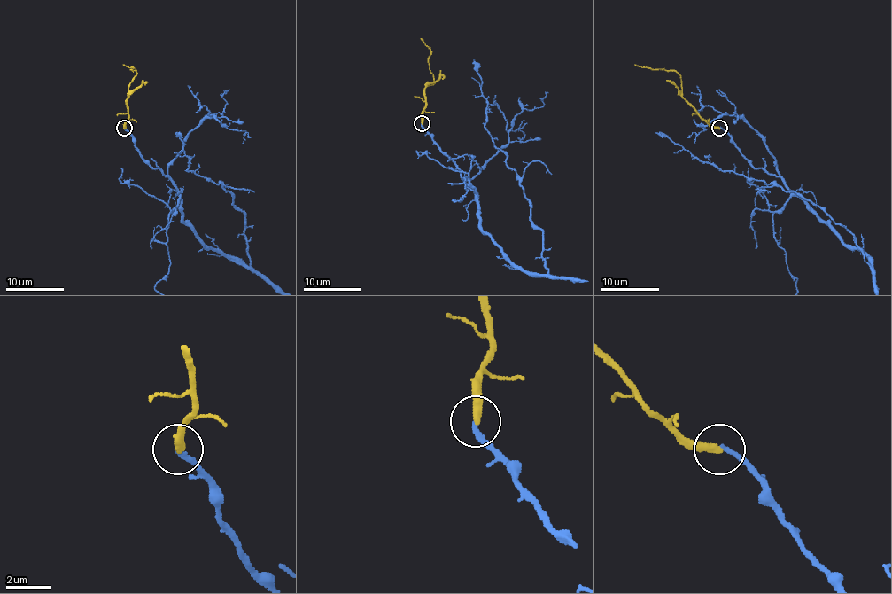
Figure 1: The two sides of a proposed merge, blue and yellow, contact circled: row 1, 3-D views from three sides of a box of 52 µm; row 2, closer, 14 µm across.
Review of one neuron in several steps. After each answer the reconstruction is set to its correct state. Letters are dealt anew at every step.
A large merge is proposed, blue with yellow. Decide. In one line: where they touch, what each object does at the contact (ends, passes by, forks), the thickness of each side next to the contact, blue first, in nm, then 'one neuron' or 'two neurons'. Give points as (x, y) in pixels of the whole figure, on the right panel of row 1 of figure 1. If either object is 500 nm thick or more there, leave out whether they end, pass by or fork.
place (719, 128); blue ends; yellow ends; calibres 240 and 360 nm; one neuron

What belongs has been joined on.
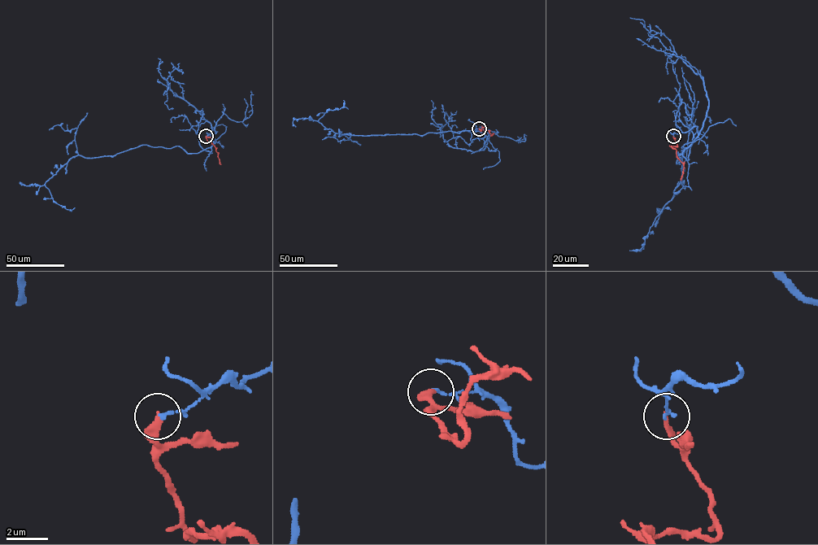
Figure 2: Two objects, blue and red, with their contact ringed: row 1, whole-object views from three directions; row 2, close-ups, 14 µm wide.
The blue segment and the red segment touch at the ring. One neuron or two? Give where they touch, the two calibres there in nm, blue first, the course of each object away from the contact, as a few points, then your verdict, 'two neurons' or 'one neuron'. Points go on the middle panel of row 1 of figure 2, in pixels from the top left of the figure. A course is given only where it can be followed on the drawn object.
(479, 128) | 120/320 nm | blue via (479, 128), (489, 135), (486, 144), (479, 131), (336, 133), (318, 120), (343, 106), (343, 100) | red via (479, 128), (481, 131), (485, 127), (491, 135), (493, 133) | two neurons

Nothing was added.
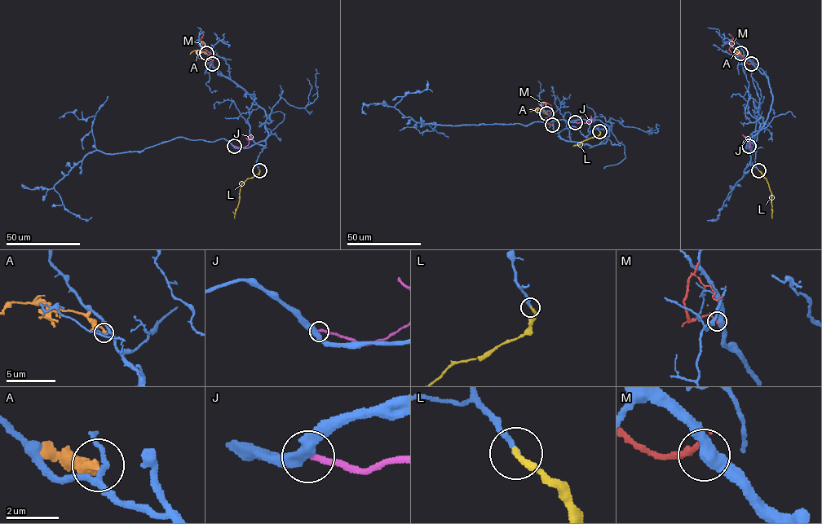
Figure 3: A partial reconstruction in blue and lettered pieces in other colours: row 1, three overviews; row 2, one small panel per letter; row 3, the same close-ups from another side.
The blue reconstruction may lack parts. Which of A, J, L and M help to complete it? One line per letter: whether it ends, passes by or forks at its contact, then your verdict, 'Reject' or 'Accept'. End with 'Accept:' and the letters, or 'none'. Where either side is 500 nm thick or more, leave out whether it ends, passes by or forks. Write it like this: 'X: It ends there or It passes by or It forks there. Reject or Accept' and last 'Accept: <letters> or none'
A: It ends there. Reject
J: It ends there. Reject
L: It ends there. Accept
M: It ends there. Reject
Accept: L

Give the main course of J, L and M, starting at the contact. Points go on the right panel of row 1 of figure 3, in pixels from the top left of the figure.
J: (749, 146), (749, 141), (742, 134)
L: (758, 170), (766, 178), (771, 194), (771, 218)
M: (751, 63), (729, 50), (732, 37), (730, 33)

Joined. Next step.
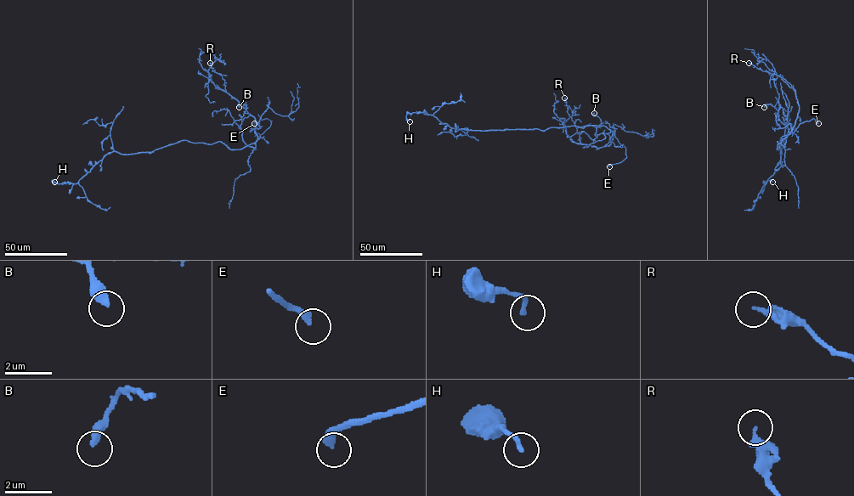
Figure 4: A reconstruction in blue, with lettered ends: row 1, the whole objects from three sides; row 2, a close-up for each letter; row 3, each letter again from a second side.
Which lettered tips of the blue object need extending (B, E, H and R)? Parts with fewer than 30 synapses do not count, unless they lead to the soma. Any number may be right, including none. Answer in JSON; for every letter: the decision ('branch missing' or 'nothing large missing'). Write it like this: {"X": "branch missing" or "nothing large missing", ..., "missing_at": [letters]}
{"B": "nothing large missing", "E": "branch missing", "H": "nothing large missing", "R": "nothing large missing", "missing_at": ["E"]}

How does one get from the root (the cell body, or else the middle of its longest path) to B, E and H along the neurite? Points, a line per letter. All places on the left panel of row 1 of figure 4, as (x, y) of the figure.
B: (210, 144), (221, 141), (230, 149), (255, 146), (243, 140), (240, 125), (247, 107), (245, 104), (239, 107)
E: (210, 144), (221, 141), (230, 149), (242, 149), (255, 143), (272, 121), (266, 118), (254, 123)
H: (210, 144), (181, 140), (150, 152), (121, 154), (112, 151), (77, 183), (58, 183), (54, 182)

